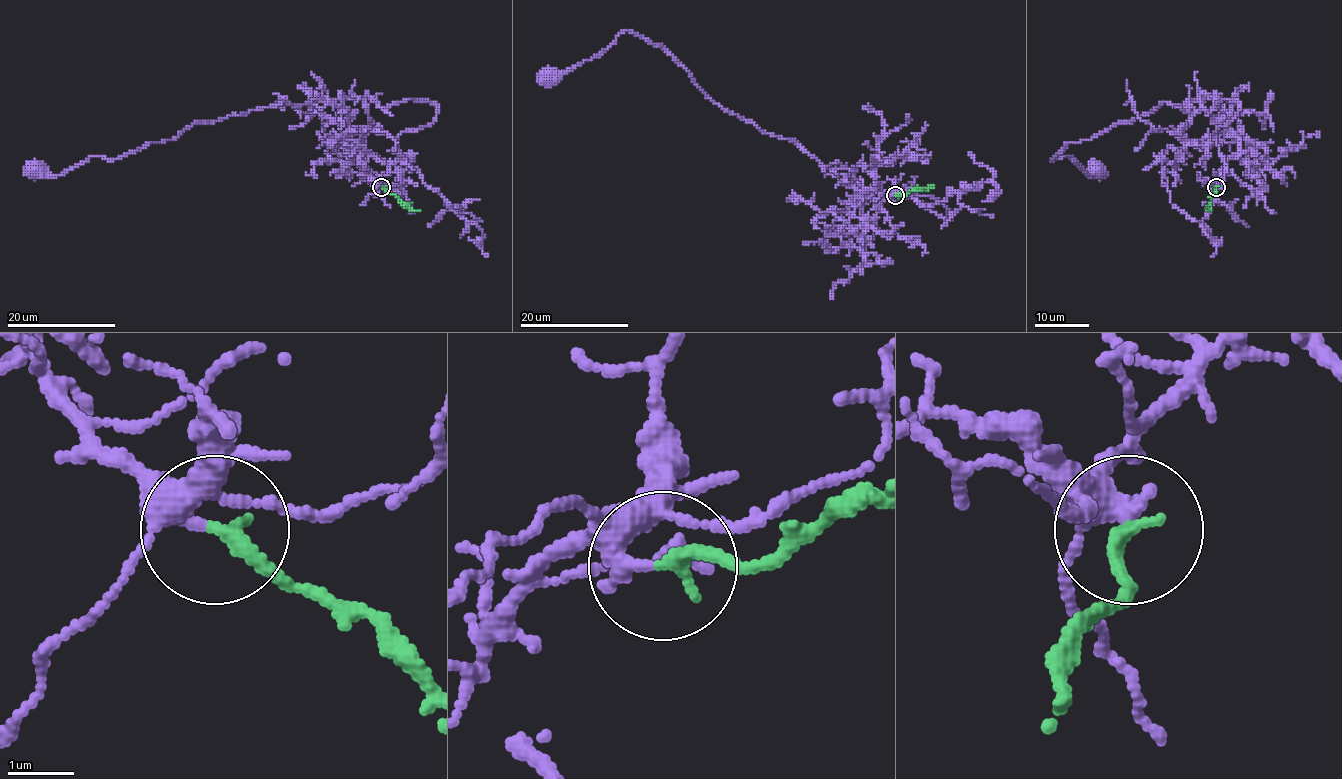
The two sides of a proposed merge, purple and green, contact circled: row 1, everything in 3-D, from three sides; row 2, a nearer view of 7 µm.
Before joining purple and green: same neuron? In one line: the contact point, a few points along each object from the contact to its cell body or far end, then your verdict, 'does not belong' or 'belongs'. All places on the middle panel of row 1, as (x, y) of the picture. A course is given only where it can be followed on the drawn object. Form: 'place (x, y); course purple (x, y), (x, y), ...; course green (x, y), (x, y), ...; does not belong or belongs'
place (895, 195); course purple (895, 195), (868, 218), (853, 177), (725, 111), (661, 47), (629, 31), (550, 77); course green (895, 195), (934, 187); belongs

